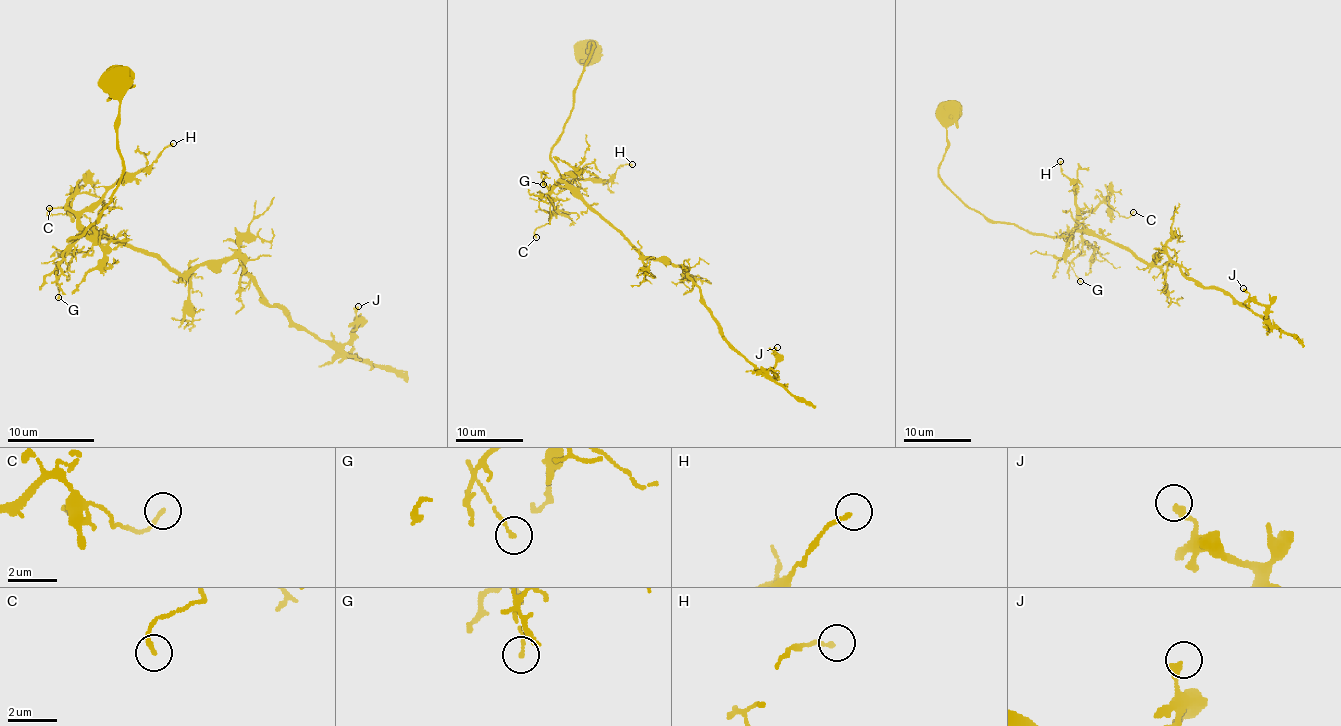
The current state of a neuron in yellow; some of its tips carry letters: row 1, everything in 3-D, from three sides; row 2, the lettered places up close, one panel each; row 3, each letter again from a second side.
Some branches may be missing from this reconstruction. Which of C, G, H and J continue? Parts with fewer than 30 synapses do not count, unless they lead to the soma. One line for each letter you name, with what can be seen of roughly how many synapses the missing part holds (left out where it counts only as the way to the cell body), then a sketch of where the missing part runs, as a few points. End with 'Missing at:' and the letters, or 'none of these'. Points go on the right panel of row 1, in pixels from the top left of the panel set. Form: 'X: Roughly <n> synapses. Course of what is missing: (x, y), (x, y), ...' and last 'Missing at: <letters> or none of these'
Missing at: none of these

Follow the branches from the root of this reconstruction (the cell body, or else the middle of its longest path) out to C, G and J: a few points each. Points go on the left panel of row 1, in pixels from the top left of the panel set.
C: (115, 80), (123, 171), (113, 197), (71, 239), (80, 232), (71, 197), (65, 213), (49, 208)
G: (115, 80), (117, 147), (123, 171), (97, 221), (69, 239), (86, 234), (62, 254), (58, 297)
J: (115, 80), (123, 171), (69, 239), (108, 234), (182, 274), (239, 258), (269, 304), (332, 343), (358, 306)

